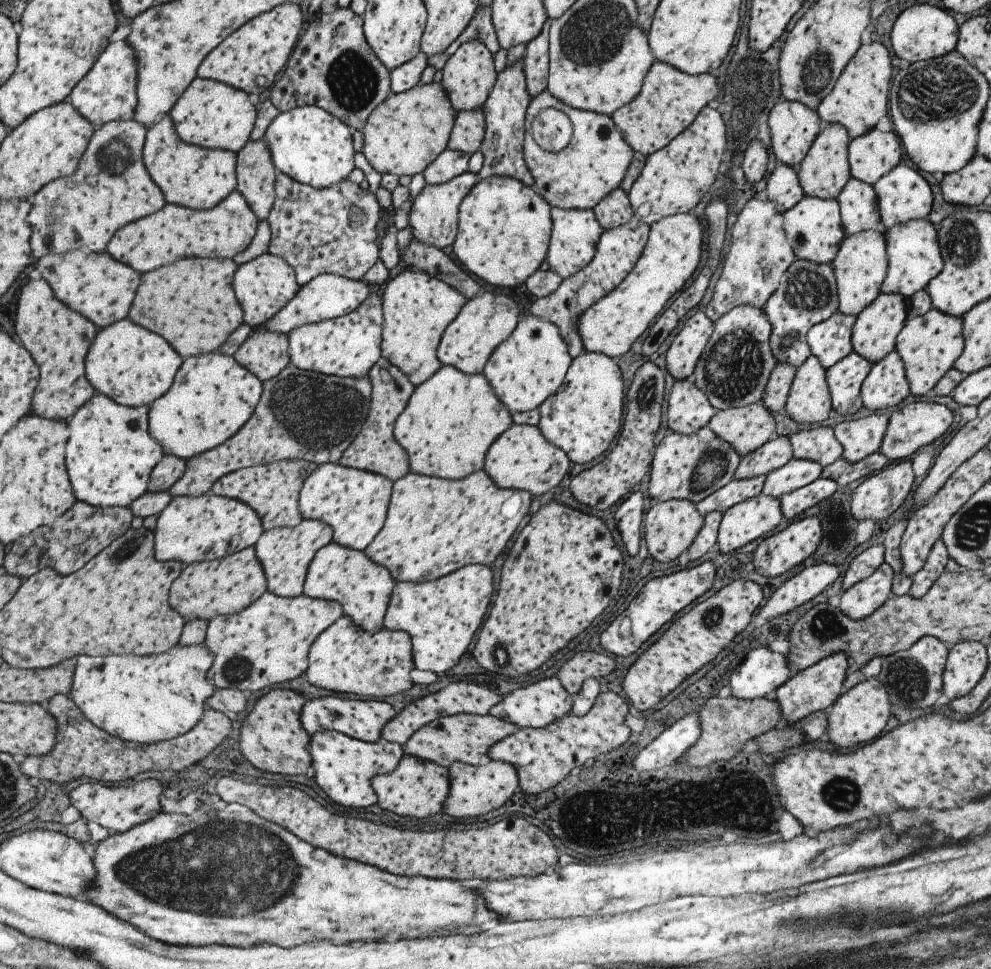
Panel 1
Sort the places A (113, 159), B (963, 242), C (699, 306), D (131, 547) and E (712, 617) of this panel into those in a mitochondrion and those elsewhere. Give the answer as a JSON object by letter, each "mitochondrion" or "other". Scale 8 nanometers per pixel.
{"A":"mitochondrion","B":"mitochondrion","C":"other","D":"mitochondrion","E":"mitochondrion"}

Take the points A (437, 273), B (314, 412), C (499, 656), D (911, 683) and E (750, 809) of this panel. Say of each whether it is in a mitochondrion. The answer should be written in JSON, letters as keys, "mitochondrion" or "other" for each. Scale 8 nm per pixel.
{"A":"other","B":"mitochondrion","C":"mitochondrion","D":"mitochondrion","E":"mitochondrion"}

